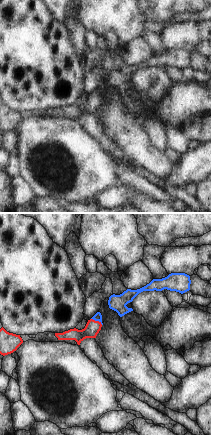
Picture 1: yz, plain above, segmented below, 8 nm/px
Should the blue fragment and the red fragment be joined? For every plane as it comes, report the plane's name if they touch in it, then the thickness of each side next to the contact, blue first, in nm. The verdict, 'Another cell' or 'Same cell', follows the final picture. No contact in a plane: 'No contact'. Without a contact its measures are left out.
Touches blue in yz. Thickness 60 nm (blue) against 120 nm

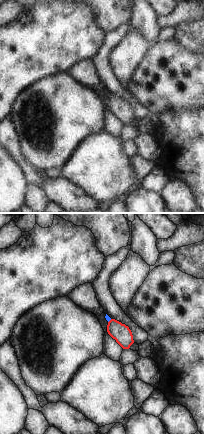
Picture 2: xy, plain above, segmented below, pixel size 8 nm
Touches blue in xy. Thickness 40 nm (blue) against 150 nm

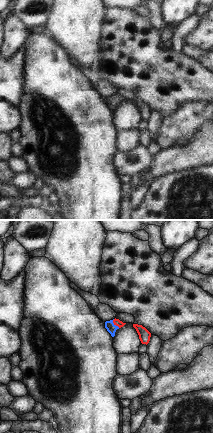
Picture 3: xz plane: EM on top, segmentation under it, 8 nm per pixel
Touches blue in xz. Thickness 80 nm (blue) against 60 nm

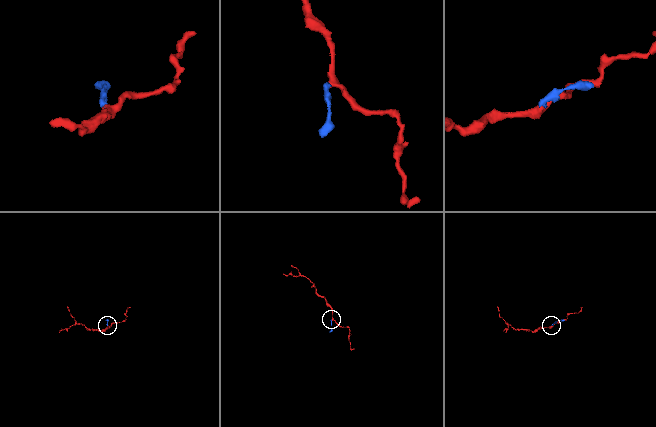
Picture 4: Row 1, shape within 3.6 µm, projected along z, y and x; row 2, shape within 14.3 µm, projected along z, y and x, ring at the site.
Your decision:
Same cell

